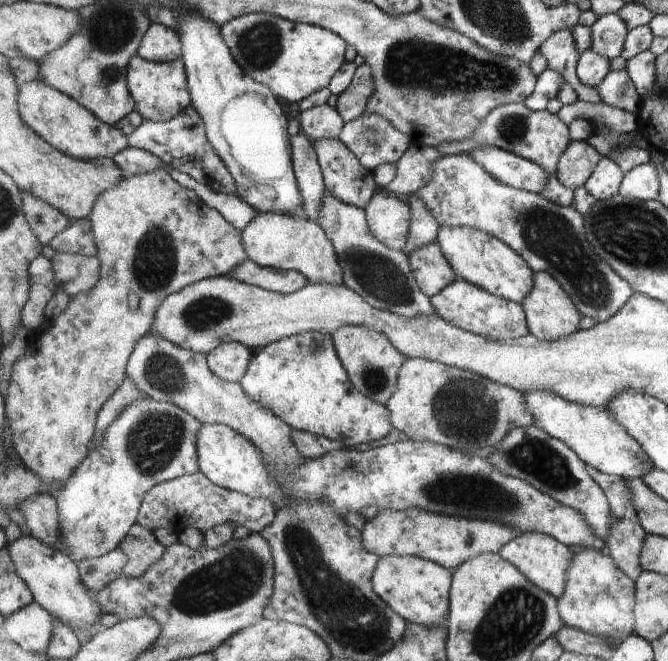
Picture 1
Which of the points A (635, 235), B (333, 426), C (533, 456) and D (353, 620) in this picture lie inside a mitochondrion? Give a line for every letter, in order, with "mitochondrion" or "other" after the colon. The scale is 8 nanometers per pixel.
A: mitochondrion
B: other
C: mitochondrion
D: mitochondrion

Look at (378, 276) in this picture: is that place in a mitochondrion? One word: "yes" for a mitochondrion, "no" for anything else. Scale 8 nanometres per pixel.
yes

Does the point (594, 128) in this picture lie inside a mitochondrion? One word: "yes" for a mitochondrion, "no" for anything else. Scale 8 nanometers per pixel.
no

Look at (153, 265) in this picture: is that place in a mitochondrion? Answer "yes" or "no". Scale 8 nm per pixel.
yes

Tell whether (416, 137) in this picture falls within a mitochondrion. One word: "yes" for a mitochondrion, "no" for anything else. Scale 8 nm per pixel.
no

